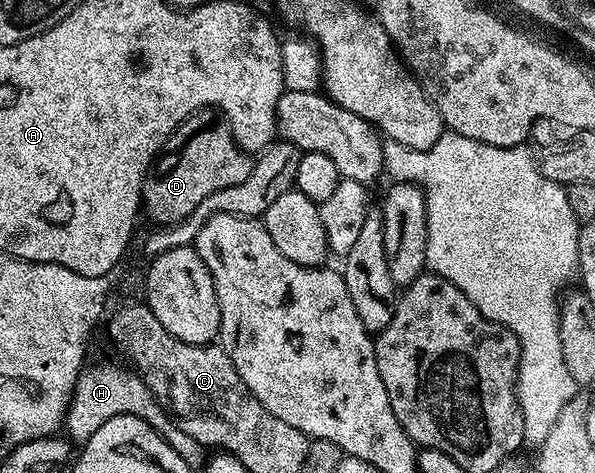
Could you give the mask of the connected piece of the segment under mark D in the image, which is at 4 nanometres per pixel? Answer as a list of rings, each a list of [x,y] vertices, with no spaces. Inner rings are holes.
[[[213,110],[194,112],[169,135],[145,173],[145,184],[141,188],[144,215],[149,215],[157,226],[179,222],[187,218],[207,194],[244,182],[247,174],[251,174],[253,161],[254,157],[235,142],[228,120]]]

